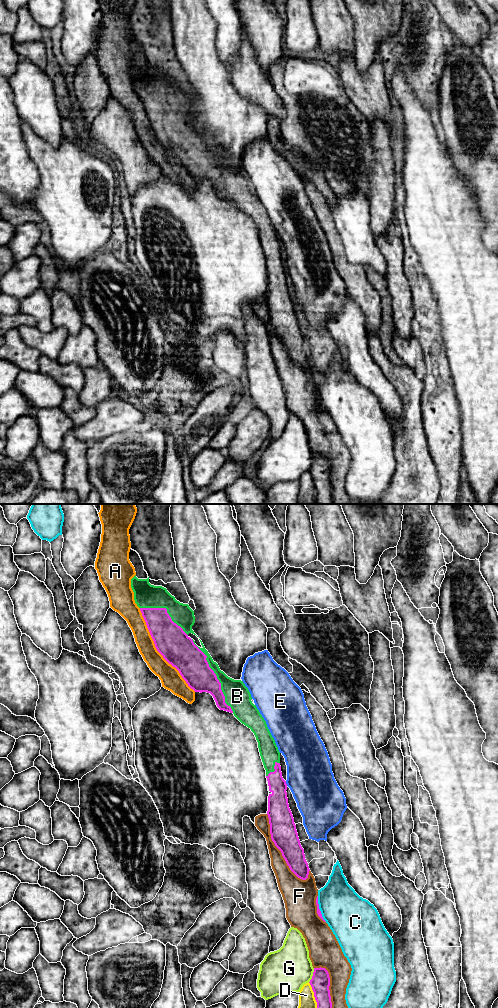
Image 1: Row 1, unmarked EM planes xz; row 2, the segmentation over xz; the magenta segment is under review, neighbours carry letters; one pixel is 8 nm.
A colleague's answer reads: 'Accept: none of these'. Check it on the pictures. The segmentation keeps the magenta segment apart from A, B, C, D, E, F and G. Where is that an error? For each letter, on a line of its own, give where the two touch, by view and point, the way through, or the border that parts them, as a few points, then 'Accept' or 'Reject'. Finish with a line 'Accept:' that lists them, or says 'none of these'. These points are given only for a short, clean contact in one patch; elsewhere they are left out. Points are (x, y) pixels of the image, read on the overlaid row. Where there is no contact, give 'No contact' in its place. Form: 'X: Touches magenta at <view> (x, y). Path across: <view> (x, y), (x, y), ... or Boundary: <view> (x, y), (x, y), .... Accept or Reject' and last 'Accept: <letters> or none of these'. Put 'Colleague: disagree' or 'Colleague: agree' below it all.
A: Touches magenta at xz (157, 650). Reject
B: Touches magenta at xz (216, 676). Accept
C: Touches magenta at xz (319, 909). Reject
D: Touches magenta at xz (314, 995). Reject
E: Touches magenta at xz (285, 783). Reject
F: Touches magenta at xz (278, 848). Reject
G: Touches magenta at xz (313, 975). Reject
Accept: B
Colleague: disagree

